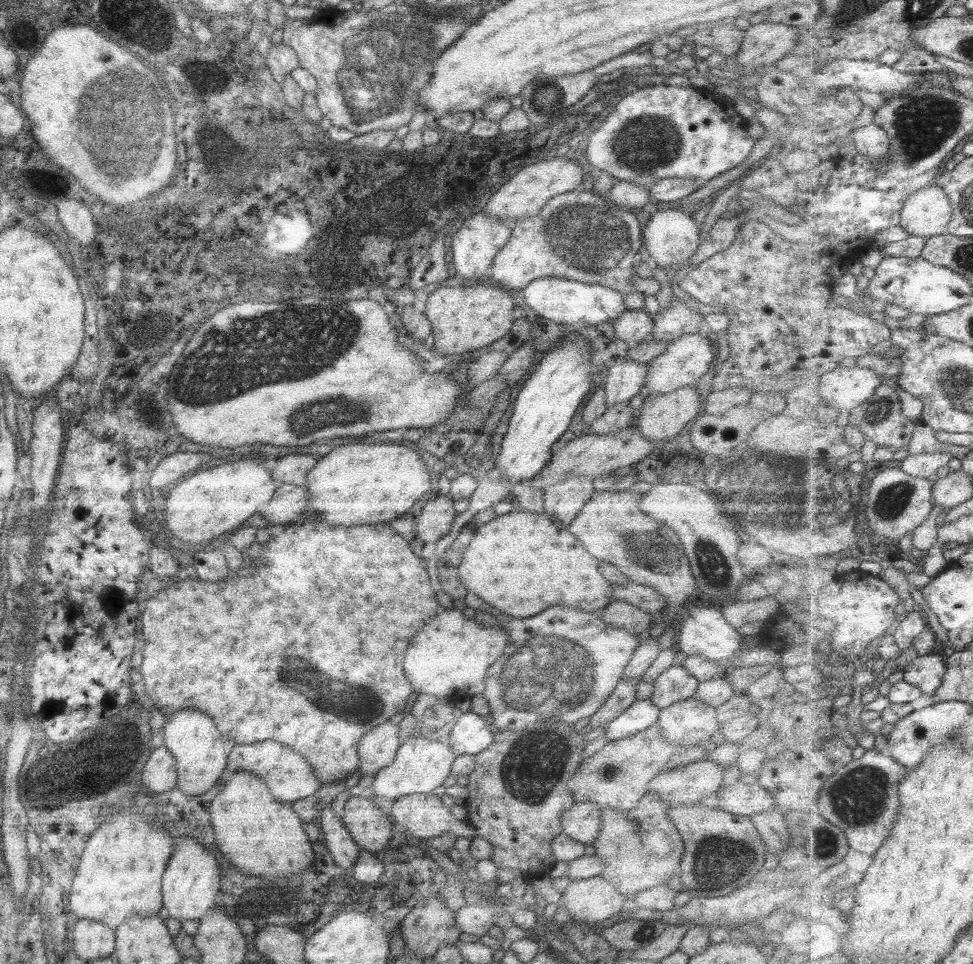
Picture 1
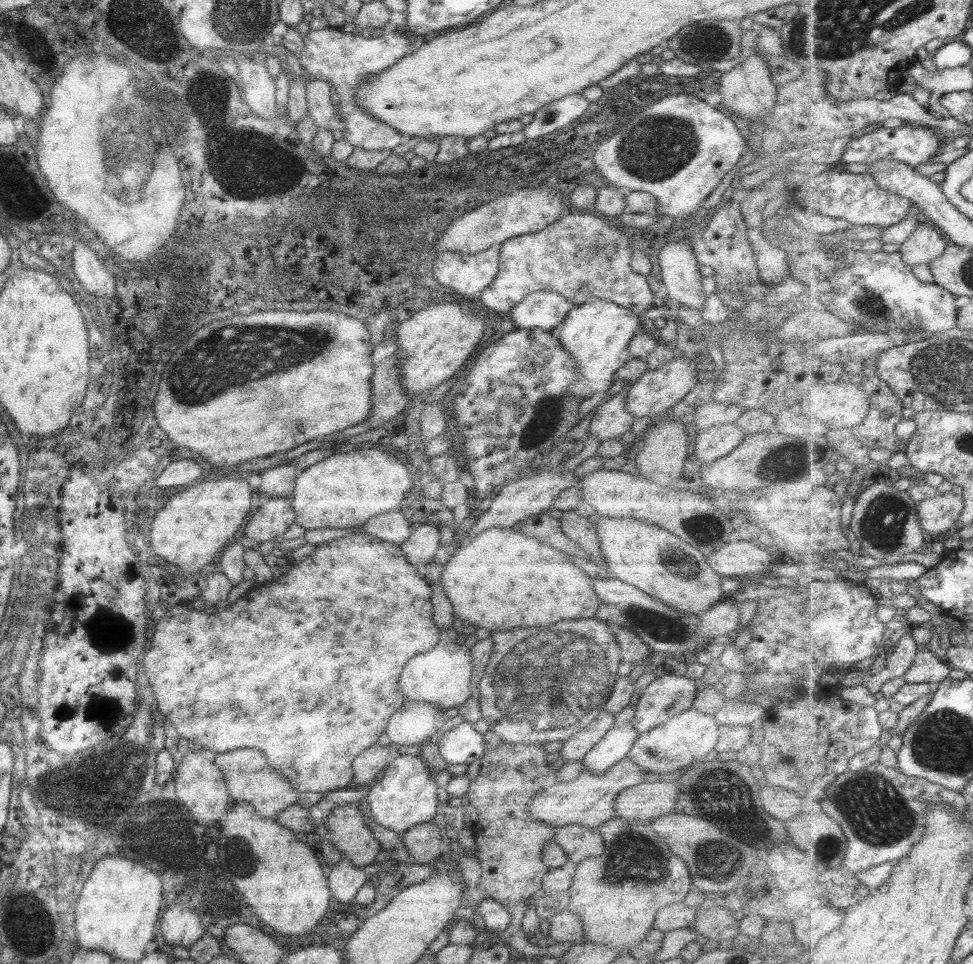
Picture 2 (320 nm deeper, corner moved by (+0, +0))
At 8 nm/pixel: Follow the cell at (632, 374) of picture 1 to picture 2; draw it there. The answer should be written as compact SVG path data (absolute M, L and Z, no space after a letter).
M624 390L612 394L611 399L603 400L603 404L593 410L595 415L589 423L588 434L598 442L620 438L621 434L629 431L633 418L625 410L624 394Z

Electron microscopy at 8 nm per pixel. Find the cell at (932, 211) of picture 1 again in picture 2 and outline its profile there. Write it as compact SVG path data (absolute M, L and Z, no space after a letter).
M928 217L921 219L917 230L901 245L899 250L909 266L930 264L937 257L943 256L951 242L941 229L934 226Z

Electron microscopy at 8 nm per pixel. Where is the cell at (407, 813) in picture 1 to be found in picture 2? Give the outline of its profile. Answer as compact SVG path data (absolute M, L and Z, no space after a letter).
M423 823L408 828L401 836L401 842L407 849L410 863L431 865L443 850L439 836L439 827L435 824Z

